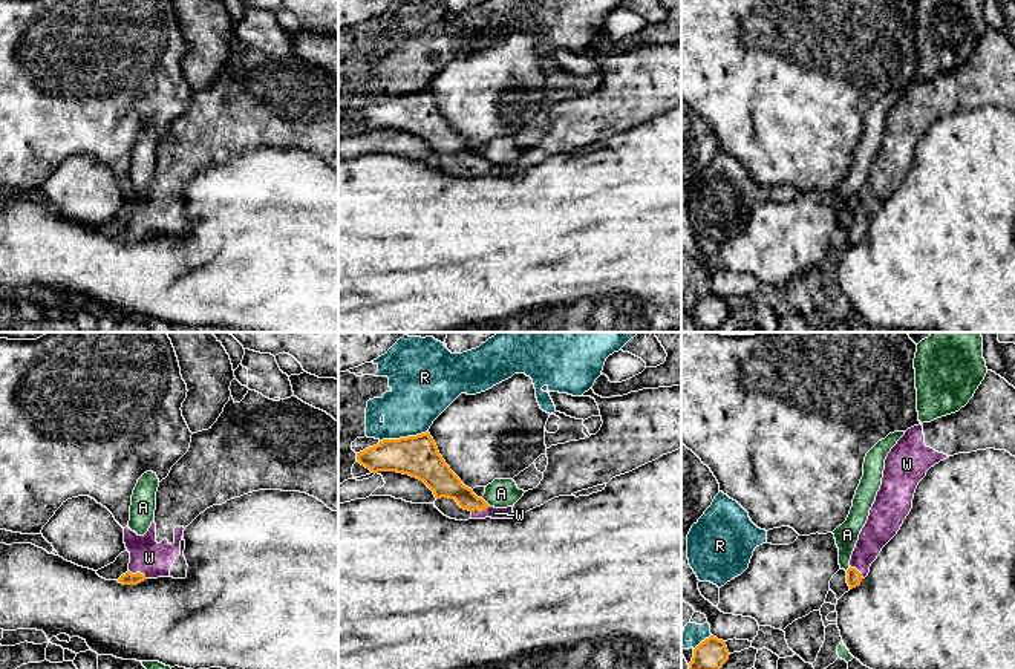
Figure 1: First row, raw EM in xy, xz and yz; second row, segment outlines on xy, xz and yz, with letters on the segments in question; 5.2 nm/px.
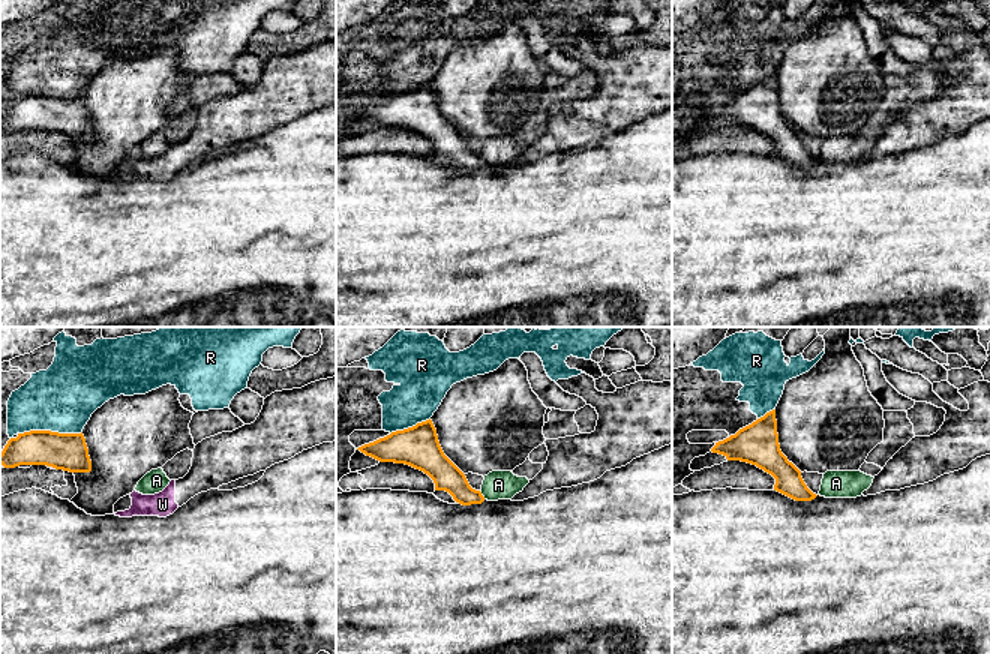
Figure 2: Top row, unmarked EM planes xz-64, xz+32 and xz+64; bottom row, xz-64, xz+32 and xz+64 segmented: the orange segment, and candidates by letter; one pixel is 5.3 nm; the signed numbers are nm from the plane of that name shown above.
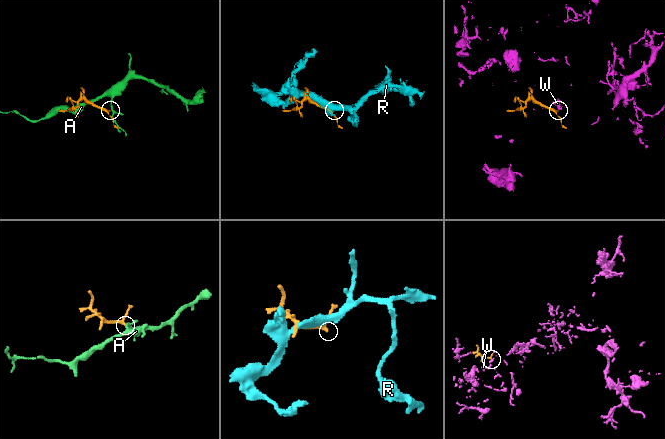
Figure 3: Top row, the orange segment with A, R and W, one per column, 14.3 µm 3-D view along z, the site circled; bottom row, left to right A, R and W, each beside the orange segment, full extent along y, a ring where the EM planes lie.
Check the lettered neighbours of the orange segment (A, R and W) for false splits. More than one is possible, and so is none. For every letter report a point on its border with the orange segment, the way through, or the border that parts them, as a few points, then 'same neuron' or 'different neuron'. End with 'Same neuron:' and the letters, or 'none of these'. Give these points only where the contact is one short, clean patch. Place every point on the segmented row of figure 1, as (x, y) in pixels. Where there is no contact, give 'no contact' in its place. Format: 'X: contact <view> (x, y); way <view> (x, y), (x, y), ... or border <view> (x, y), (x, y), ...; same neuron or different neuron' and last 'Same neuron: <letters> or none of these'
A: contact xz (484, 501); border xz (481, 498), (490, 505); different neuron
R: contact xz (403, 438); different neuron
W: contact xy (138, 573); way xy (126, 579), (138, 573), (149, 558); same neuron
Same neuron: W

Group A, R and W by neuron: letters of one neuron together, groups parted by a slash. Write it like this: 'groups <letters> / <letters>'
groups A / R / W

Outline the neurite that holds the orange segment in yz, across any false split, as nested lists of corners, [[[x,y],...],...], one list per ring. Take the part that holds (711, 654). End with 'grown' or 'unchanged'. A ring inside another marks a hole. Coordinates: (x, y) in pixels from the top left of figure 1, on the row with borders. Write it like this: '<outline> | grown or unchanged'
[[[710,635],[694,649],[689,669],[721,669],[729,655],[726,641]]] | unchanged

